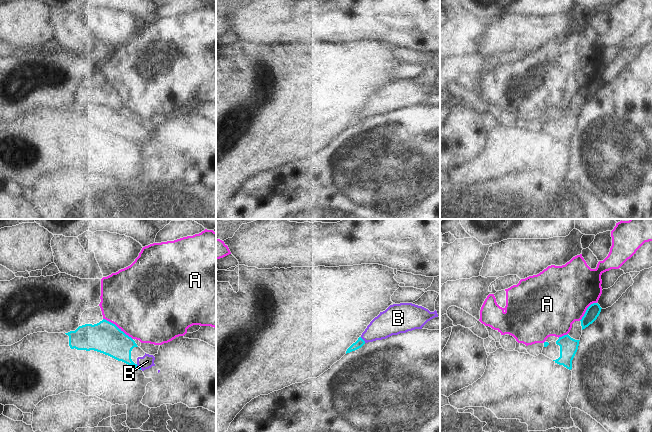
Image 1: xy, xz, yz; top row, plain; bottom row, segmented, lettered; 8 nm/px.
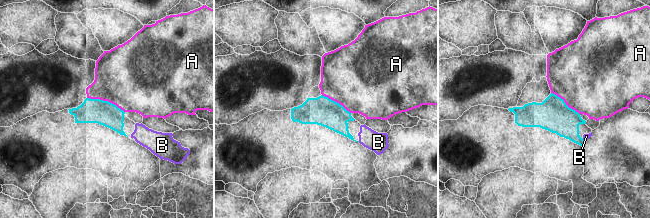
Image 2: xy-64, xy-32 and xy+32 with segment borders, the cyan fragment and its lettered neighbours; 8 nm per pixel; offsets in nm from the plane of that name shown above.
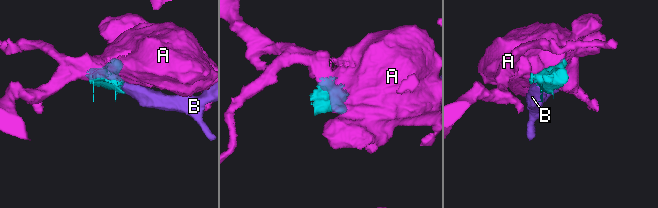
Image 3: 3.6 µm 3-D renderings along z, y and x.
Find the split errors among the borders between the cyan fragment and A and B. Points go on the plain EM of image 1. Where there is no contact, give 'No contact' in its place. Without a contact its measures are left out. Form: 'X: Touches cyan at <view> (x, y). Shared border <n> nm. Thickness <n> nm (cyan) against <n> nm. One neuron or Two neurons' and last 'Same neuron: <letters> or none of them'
A: Touches cyan at xy (117, 103). Shared border 300 nm. Thickness 260 nm (cyan) against 500 nm. Two neurons
B: Touches cyan at xy (139, 142). Shared border 60 nm. Thickness 220 nm (cyan) against 110 nm. One neuron
Same neuron: B.

